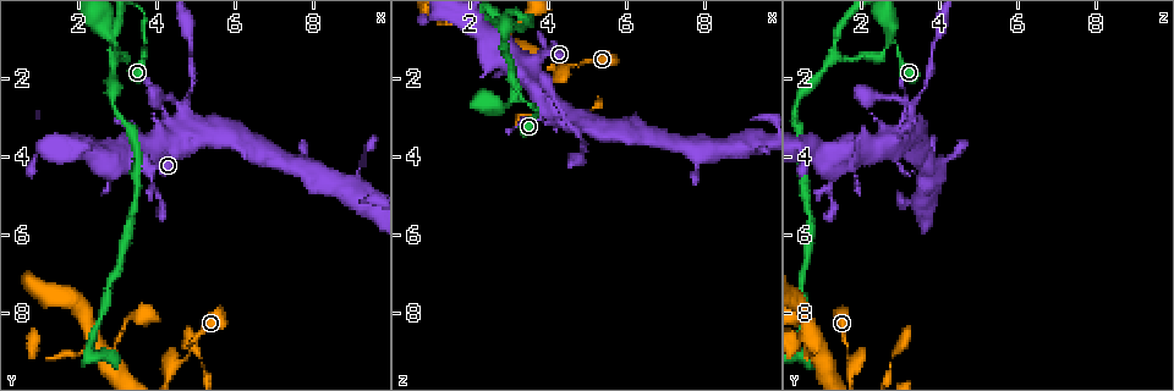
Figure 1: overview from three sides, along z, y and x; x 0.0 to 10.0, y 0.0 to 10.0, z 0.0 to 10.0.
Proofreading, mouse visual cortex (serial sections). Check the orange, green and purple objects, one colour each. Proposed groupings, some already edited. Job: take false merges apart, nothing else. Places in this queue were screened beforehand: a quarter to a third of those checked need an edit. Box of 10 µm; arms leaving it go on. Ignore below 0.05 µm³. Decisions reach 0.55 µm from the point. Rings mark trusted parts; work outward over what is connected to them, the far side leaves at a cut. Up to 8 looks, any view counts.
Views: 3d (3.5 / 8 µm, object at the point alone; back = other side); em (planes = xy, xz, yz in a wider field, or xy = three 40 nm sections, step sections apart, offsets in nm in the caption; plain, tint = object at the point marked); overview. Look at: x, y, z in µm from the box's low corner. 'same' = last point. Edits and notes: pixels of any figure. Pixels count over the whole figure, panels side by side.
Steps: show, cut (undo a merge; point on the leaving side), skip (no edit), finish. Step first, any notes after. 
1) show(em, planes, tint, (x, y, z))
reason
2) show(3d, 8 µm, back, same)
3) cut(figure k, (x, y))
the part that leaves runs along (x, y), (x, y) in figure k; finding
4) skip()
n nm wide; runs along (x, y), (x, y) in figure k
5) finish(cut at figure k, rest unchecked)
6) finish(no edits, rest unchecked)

show(3d, 3.5 µm, (2.85, 1.50, 1.35))
side arm on a straight run

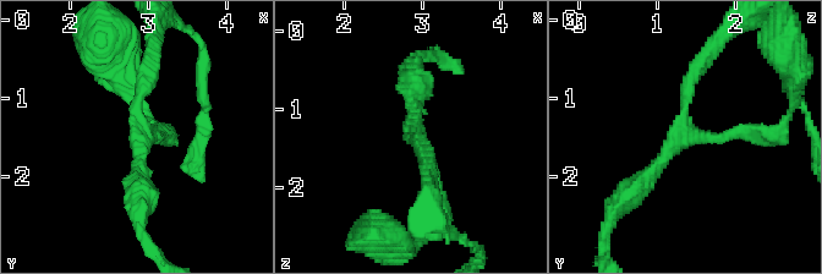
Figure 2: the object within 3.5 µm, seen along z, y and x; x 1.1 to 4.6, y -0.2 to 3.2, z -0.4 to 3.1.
show(em, planes, tint, (2.95, 1.45, 1.35))
3 arms; arms of 150, 200, 200 nm

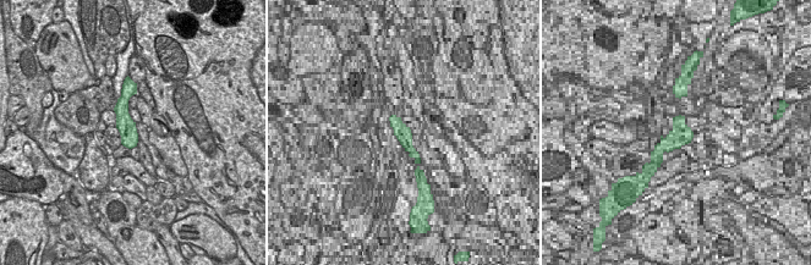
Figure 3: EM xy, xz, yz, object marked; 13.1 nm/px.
skip()
runs along (702, 62), (686, 85), (684, 133), (628, 193) in figure 2; one cell here

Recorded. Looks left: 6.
show(3d, 8 µm, (4.60, 3.20, 3.20))
abrupt turn

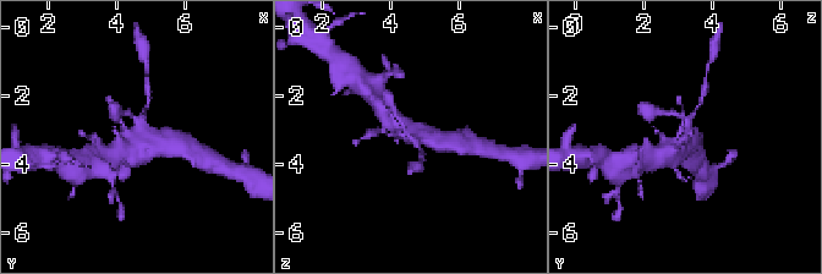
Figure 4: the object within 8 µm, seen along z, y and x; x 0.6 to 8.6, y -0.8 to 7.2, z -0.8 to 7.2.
show(3d, 3.5 µm, same)

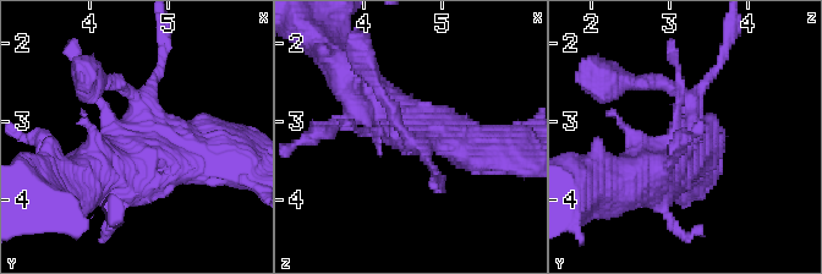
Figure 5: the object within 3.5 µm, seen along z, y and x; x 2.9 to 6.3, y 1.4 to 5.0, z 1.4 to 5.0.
show(em, xy, step 5, tint, (4.60, 3.20, 3.20))

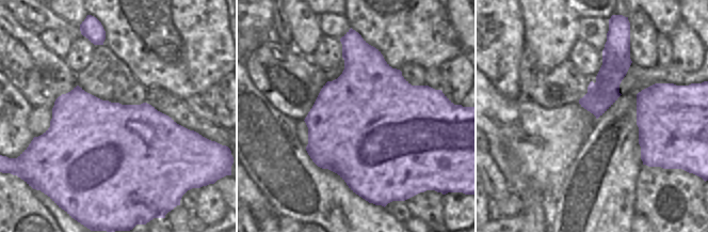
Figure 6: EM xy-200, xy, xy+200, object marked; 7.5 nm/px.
skip()
900 nm wide; runs along (345, 72), (394, 119), (481, 147) in figure 5; continuous, no second cell

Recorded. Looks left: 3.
show(3d, 3.5 µm, (4.60, 9.25, 1.65))
thin neck

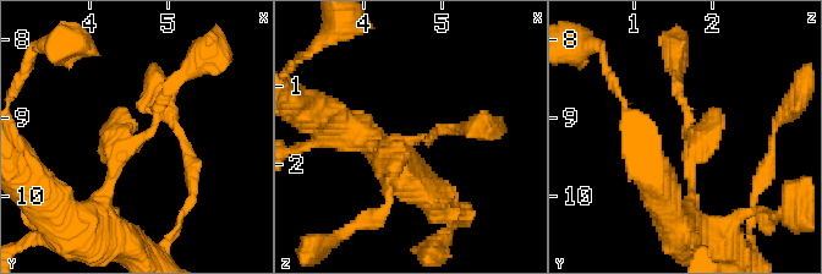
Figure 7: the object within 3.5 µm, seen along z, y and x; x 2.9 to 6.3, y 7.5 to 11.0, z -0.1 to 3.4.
show(em, planes, plain, (4.60, 9.30, 1.70))

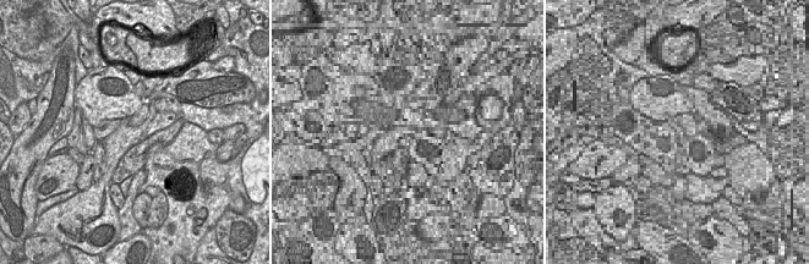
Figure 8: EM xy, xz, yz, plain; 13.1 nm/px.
show(em, planes, tint, same)
with the object marked

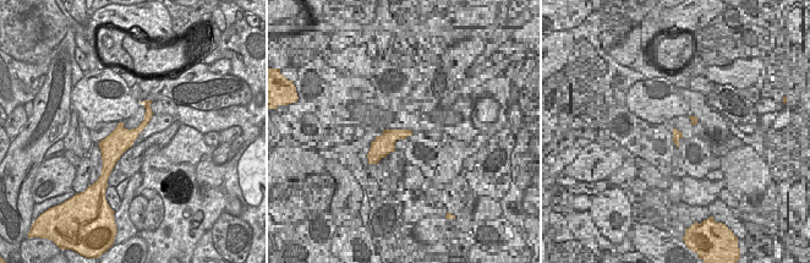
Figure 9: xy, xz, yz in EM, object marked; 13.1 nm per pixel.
skip()
runs along (147, 103), (146, 121), (107, 165) in figure 9; all the same cell

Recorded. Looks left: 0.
finish(no edits, rest unchecked)

